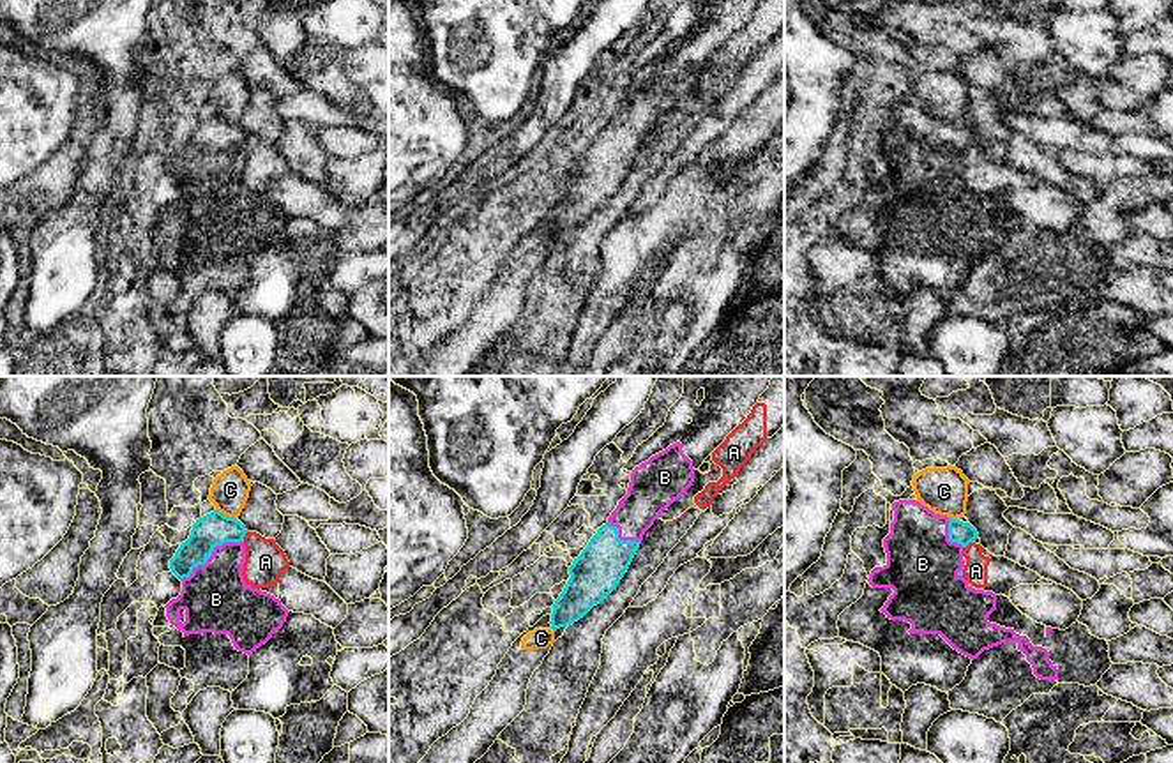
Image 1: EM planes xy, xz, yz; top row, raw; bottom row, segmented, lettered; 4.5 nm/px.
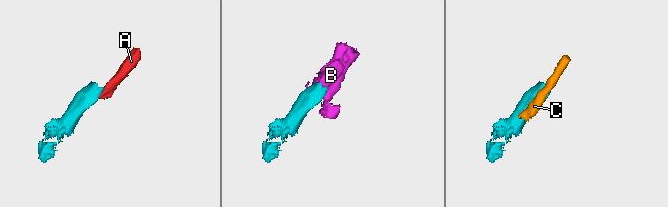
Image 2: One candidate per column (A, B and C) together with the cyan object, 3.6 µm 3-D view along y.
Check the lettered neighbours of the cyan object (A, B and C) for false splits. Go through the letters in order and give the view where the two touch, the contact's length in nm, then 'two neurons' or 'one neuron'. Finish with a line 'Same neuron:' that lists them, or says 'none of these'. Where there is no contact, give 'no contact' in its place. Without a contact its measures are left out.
A: meets cyan in xy; contact 50 nm long; two neurons
B: meets cyan in xy; contact 340 nm long; one neuron
C: meets cyan in xy; contact 110 nm long; two neurons
Same neuron: B

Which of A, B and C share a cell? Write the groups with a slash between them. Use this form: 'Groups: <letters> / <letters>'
Groups: A / B / C

